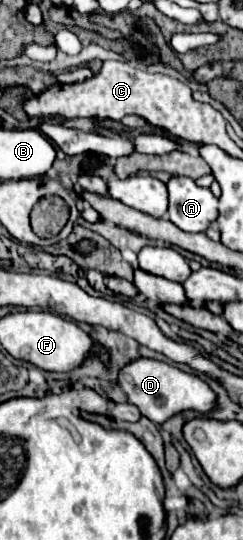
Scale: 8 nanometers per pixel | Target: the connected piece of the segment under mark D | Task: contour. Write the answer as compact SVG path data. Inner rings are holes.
M138 359L126 365L120 371L120 387L128 395L128 401L134 403L144 417L156 421L158 425L182 411L196 411L200 415L208 415L218 407L218 397L204 379L154 359ZM154 411L164 411L164 413L154 413Z

